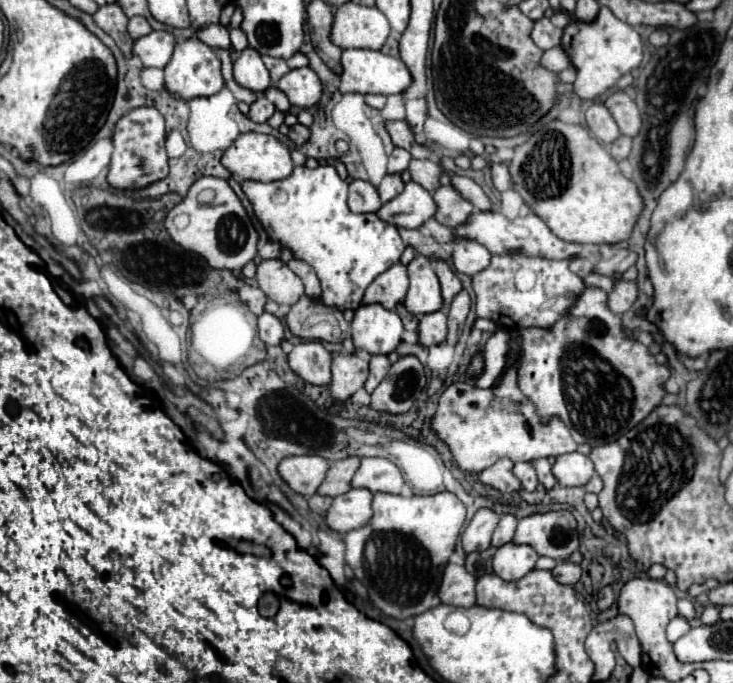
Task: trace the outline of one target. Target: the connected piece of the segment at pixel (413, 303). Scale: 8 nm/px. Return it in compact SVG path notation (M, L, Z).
M415 256L407 266L409 270L409 292L405 298L405 306L411 314L423 316L443 308L443 296L439 278L431 266L427 256Z

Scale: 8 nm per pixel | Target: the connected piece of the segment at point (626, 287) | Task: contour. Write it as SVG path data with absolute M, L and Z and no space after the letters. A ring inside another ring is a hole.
M619 282L615 284L613 292L609 294L609 308L615 312L615 314L625 314L637 300L637 282Z

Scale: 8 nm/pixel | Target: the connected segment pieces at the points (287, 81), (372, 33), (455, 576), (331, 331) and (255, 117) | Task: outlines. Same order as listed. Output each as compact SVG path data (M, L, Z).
M309 66L287 72L277 82L277 88L281 88L287 94L289 102L299 108L315 106L321 98L321 92L323 92L323 84L321 84L317 72Z
M343 4L333 20L331 40L339 48L369 48L381 50L389 36L389 22L377 6Z
M447 564L443 572L443 582L439 586L439 598L449 606L475 606L475 582L477 578L465 570L465 566Z
M303 296L291 306L287 314L287 326L303 340L323 340L337 344L347 338L349 322L345 322L339 308L325 306L321 300Z
M263 94L257 96L257 100L251 104L251 110L249 110L249 118L253 122L267 122L275 112L275 106L273 102L269 102Z

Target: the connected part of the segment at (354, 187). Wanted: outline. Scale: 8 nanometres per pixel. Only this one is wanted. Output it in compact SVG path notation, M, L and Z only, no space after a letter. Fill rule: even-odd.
M353 180L349 184L349 210L357 214L377 212L381 208L381 200L377 188L365 180Z

